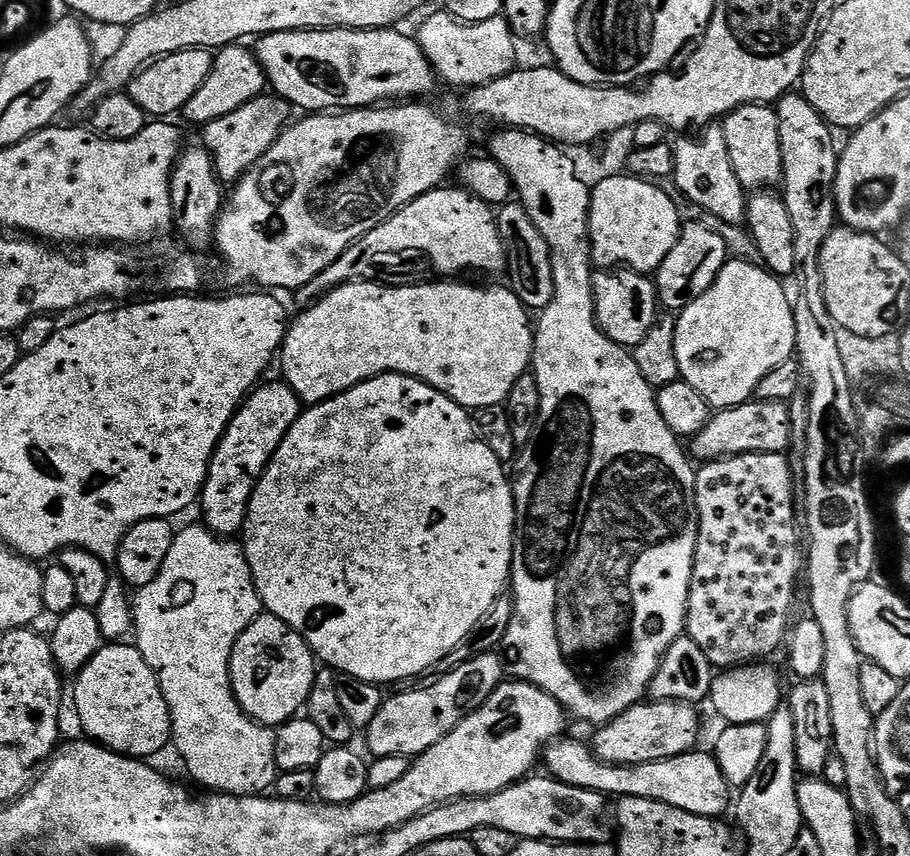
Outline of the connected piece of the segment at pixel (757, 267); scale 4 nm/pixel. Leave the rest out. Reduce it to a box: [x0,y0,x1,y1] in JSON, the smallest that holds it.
[676,258,796,409]

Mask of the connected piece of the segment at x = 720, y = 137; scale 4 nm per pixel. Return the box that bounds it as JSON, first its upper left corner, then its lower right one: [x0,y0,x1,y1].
[674,123,748,225]

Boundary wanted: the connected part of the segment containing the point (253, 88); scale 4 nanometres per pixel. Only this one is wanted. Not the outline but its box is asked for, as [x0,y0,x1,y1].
[182,44,265,126]

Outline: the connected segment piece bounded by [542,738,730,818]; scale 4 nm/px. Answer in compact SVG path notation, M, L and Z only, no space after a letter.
M557 739L555 742L547 745L542 753L542 764L548 767L545 768L547 775L554 780L561 780L564 784L585 788L591 792L599 792L608 798L611 798L611 796L616 796L615 798L626 796L630 798L650 798L658 802L666 802L666 806L678 806L678 810L686 810L690 814L698 814L699 816L720 818L725 815L723 812L727 808L729 811L730 800L728 804L728 792L730 793L730 786L726 782L715 755L711 751L700 752L701 750L693 750L691 752L683 752L682 755L674 758L655 760L645 764L606 764L603 760L599 760L596 757L596 753L592 751L585 741L583 744L580 740L568 739Z

